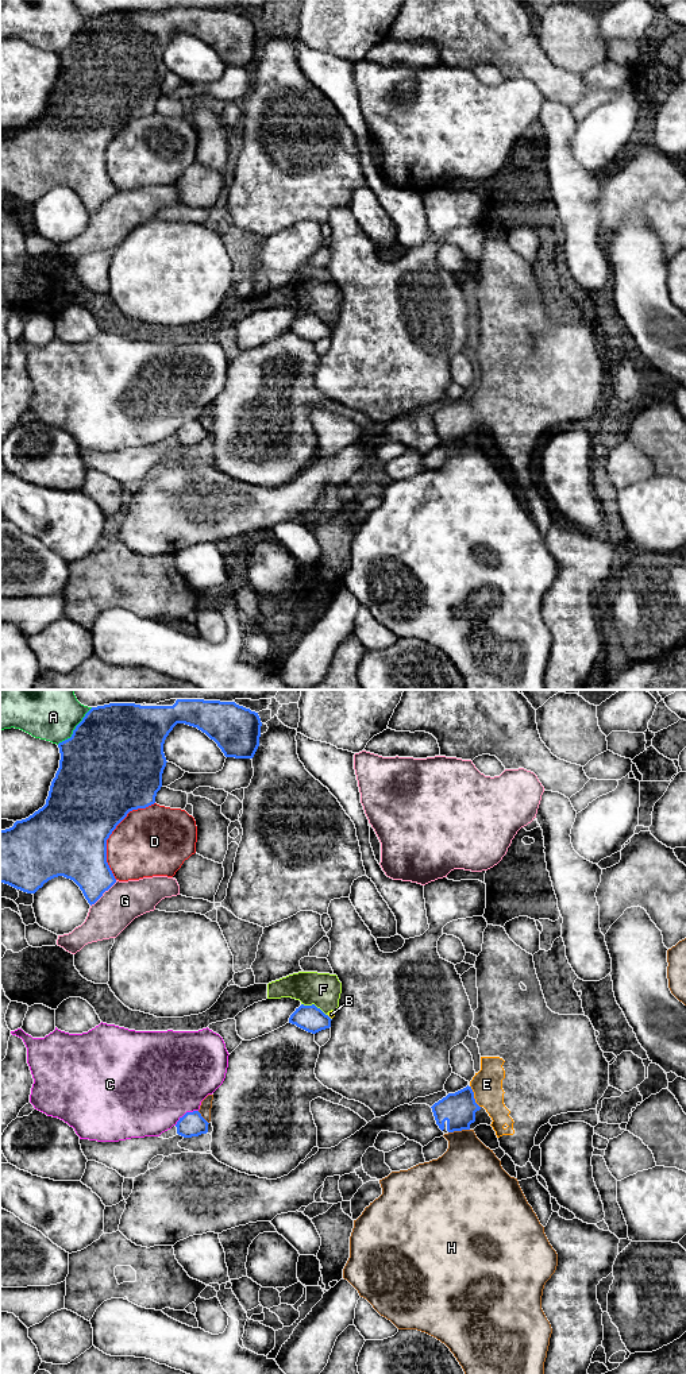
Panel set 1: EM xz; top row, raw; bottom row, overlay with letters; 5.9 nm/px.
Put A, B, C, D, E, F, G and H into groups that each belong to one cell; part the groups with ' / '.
A / B F / C / D / E / G / H

